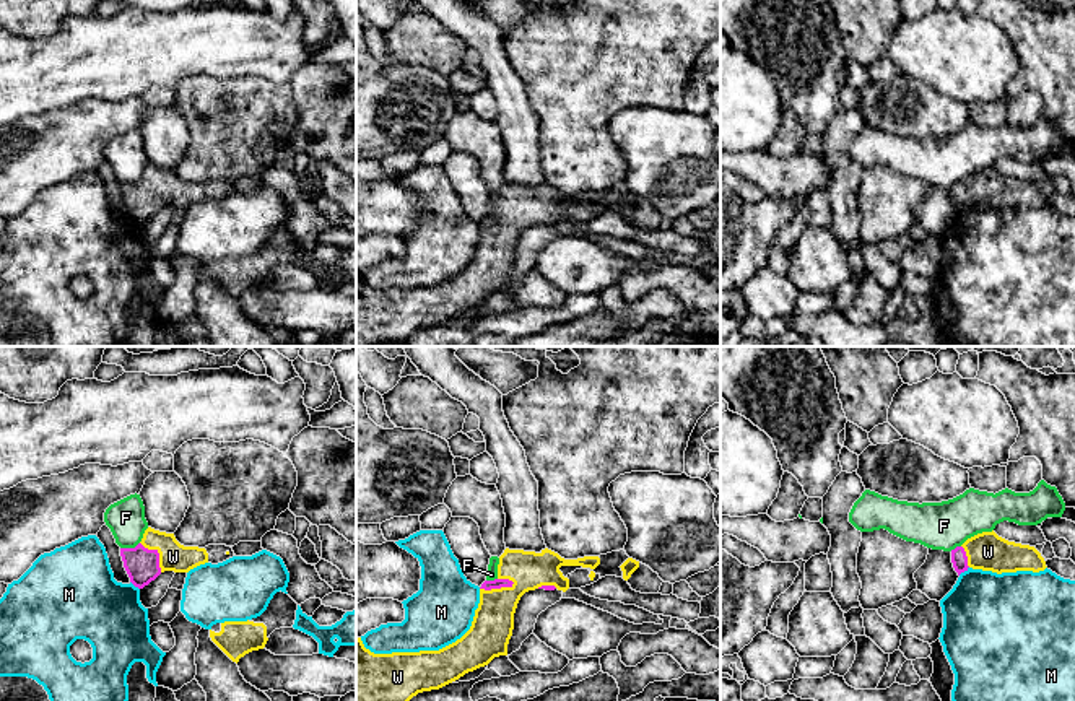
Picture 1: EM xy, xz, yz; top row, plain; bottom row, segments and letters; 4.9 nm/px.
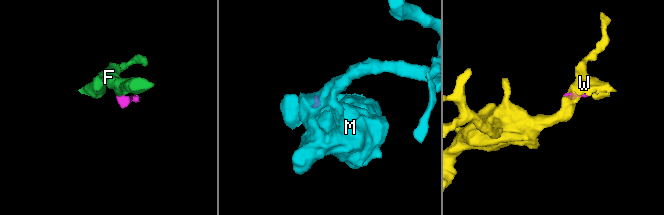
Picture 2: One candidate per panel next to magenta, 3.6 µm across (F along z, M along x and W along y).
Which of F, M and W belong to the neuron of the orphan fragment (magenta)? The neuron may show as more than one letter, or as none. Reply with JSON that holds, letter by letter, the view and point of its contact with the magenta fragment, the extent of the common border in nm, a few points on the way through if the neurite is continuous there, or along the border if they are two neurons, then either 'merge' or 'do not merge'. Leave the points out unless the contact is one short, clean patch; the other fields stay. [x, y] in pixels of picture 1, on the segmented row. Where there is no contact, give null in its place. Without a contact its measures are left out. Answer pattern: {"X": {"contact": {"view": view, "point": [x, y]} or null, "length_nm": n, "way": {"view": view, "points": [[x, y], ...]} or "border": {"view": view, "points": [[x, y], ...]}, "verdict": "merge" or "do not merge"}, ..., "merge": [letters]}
{"F": {"contact": {"view": "xy", "point": [129, 548]}, "length_nm": 100, "border": {"view": "xy", "points": [[139, 542], [134, 547], [121, 548]]}, "verdict": "do not merge"}, "M": {"contact": {"view": "yz", "point": [963, 571]}, "length_nm": 70, "border": {"view": "yz", "points": [[968, 566], [958, 574]]}, "verdict": "do not merge"}, "W": {"contact": {"view": "xz", "point": [496, 587]}, "length_nm": 180, "way": {"view": "xz", "points": [[498, 583], [496, 587], [496, 610], [491, 628]]}, "verdict": "merge"}, "merge": ["W"]}

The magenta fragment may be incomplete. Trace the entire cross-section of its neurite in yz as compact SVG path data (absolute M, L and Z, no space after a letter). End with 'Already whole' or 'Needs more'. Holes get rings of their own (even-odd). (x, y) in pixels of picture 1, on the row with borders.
M994 530L977 533L951 550L951 563L958 576L969 568L997 574L1016 571L1039 573L1047 568L1034 546L1008 542Z. Needs more

